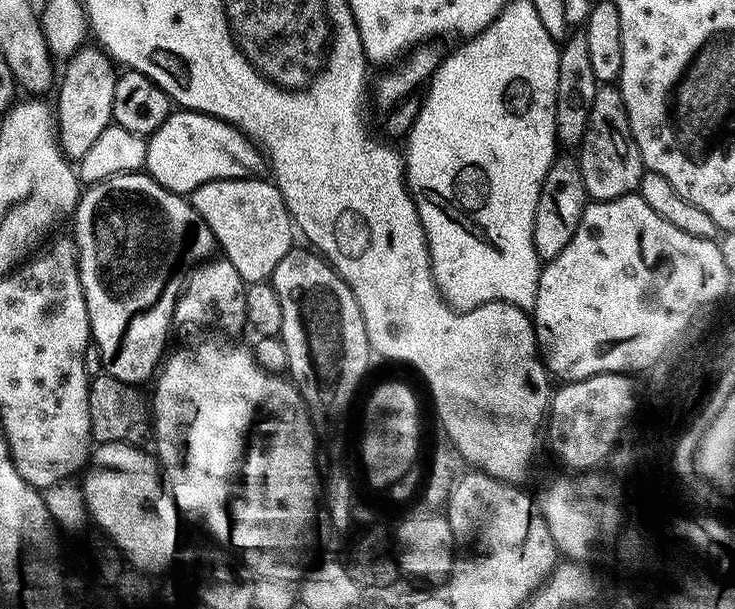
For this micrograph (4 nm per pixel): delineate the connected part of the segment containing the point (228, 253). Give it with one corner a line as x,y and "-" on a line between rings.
271,179
211,180
191,192
190,203
210,226
219,251
247,285
271,281
275,266
294,247
292,216

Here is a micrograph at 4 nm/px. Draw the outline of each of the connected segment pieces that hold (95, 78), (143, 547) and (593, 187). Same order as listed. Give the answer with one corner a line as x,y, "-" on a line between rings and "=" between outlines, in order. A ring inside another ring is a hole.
84,46
70,57
63,67
64,81
59,81
60,97
54,103
56,130
60,142
60,149
73,162
79,162
94,146
98,134
106,130
113,123
114,86
118,75
117,65
99,46
=
121,440
109,444
96,444
88,457
82,483
91,523
97,524
109,536
105,537
118,549
127,563
128,560
132,563
129,565
133,569
157,574
156,572
170,567
176,560
176,551
180,548
182,517
171,492
166,487
166,480
155,455
151,451
143,452
142,449
143,447
134,444
123,444
=
597,87
594,106
590,106
590,122
586,126
584,141
578,149
578,163
589,201
617,200
633,195
639,189
646,169
644,159
640,157
640,151
632,137
630,118
626,114
619,87

